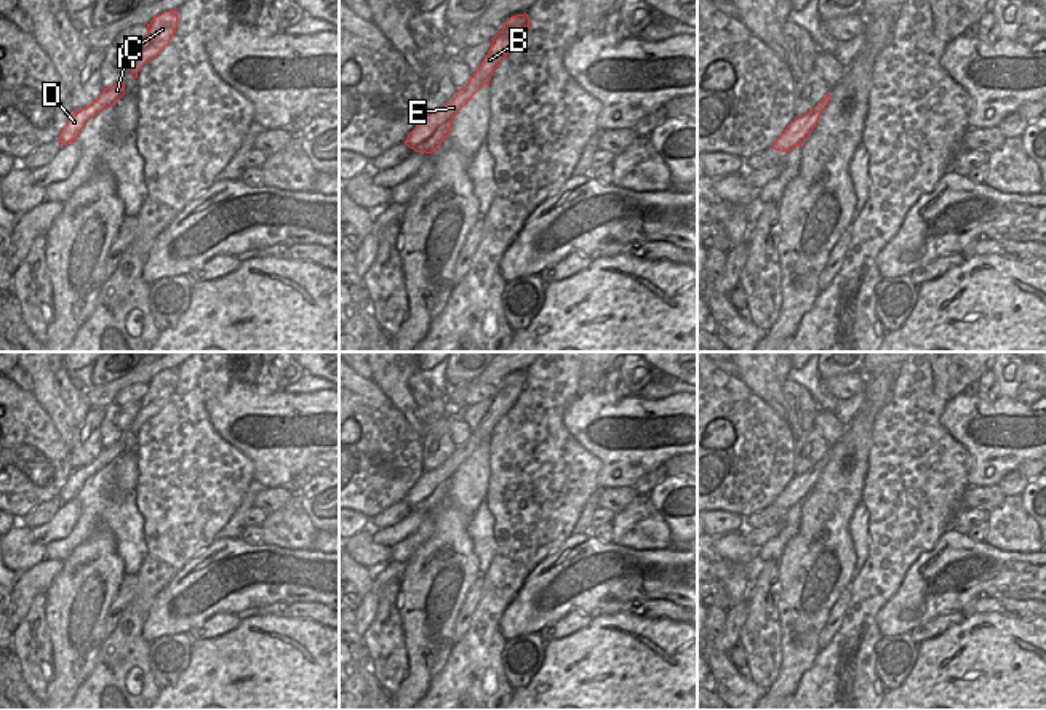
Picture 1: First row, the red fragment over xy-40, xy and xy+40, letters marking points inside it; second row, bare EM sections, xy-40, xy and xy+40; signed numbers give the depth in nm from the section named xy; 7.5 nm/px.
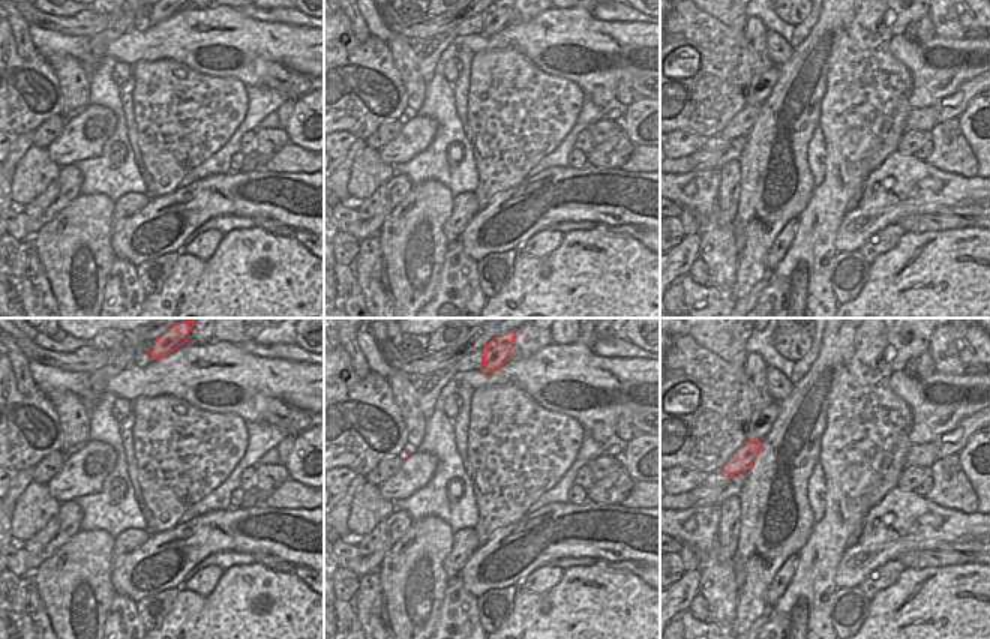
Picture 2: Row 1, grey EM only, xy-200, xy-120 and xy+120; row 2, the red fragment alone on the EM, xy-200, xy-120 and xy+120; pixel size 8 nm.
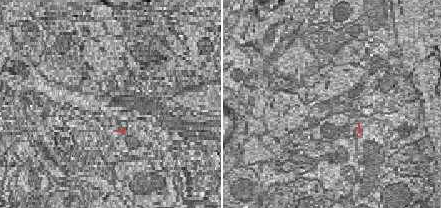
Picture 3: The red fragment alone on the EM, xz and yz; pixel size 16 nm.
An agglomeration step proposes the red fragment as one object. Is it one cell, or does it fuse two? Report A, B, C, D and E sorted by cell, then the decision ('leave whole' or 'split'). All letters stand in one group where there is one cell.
A B C D E; leave whole

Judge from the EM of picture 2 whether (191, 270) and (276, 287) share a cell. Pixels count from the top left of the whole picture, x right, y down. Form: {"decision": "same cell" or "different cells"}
{"decision": "same cell"}

